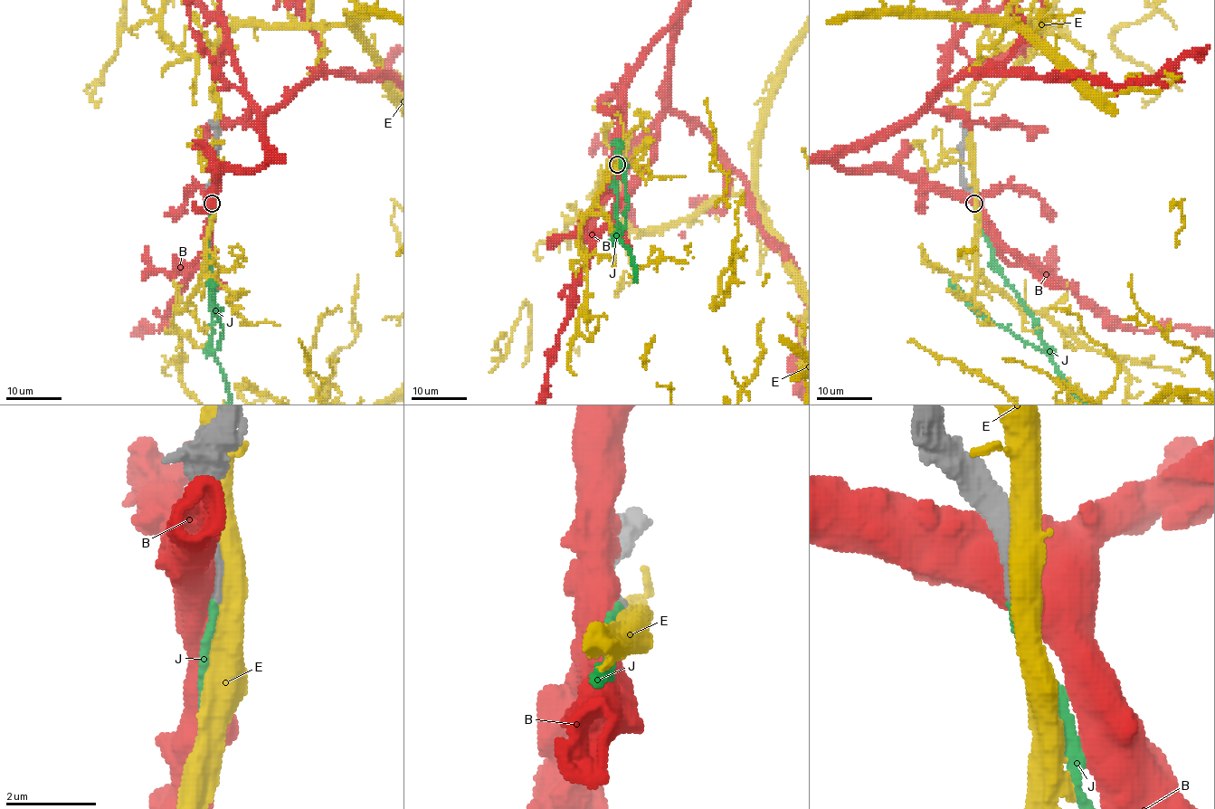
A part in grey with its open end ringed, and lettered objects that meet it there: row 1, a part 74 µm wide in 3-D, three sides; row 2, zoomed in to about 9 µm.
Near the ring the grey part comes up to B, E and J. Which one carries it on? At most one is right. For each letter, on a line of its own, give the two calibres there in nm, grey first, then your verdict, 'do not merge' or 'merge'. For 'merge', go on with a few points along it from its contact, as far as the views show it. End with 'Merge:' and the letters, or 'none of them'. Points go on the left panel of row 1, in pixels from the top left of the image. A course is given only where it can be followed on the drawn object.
B: 380 nm thick on the grey side, 1000 nm on the other; do not merge
E: 500 nm thick on the grey side, 550 nm on the other; do not merge
J: 320 nm thick on the grey side, 260 nm on the other; merge
Merge: J

